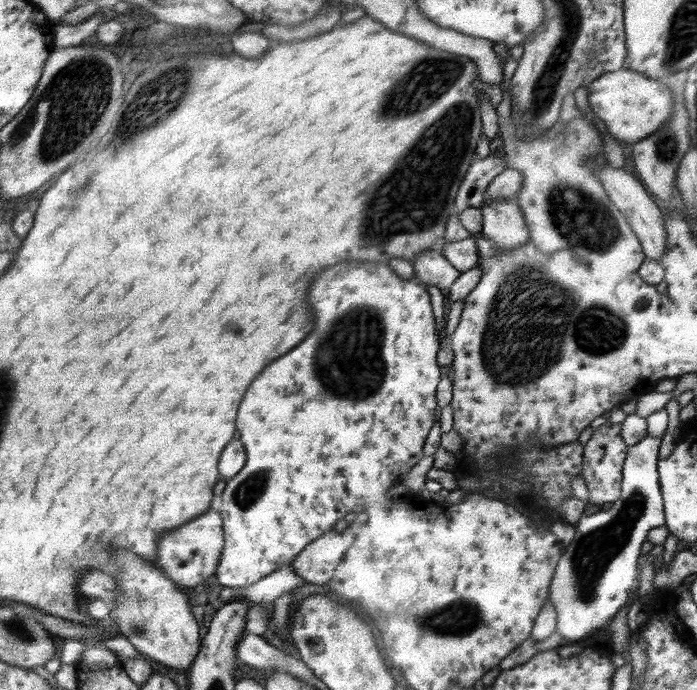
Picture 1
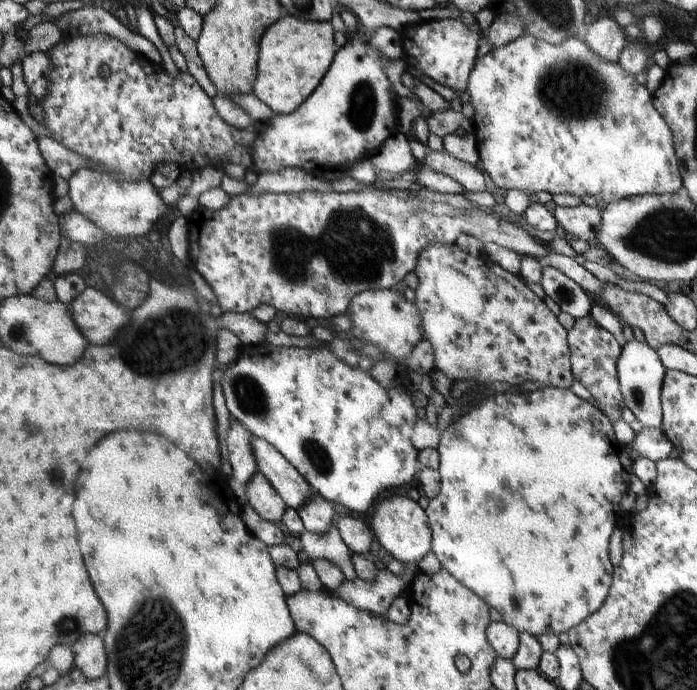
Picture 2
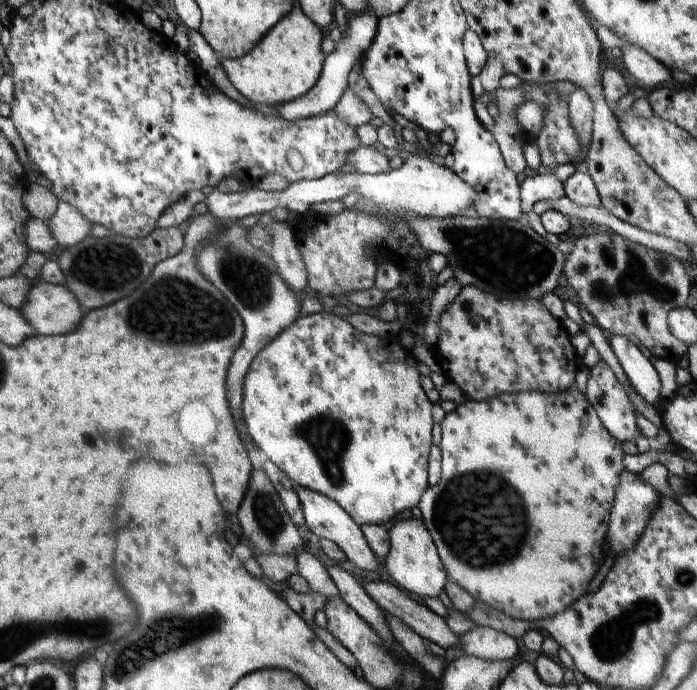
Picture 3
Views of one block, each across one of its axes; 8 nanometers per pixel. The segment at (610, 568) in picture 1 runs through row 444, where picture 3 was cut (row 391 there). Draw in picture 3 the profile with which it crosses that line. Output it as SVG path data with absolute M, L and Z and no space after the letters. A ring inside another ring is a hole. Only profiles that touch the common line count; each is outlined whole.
M612 335L609 344L635 393L656 405L661 400L661 382L655 366L627 337Z

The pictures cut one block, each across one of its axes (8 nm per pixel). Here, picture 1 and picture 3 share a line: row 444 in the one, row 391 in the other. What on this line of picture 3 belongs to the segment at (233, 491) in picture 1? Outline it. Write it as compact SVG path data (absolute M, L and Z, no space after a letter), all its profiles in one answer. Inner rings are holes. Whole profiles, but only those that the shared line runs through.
M326 310L313 315L300 315L288 328L270 341L251 360L250 368L244 377L242 410L250 440L258 446L274 464L281 468L298 485L319 492L338 503L359 524L374 523L384 525L398 512L418 506L422 493L429 487L429 452L432 444L431 413L433 404L426 396L419 379L418 361L409 349L400 344L397 337L367 335L354 329L340 316Z

